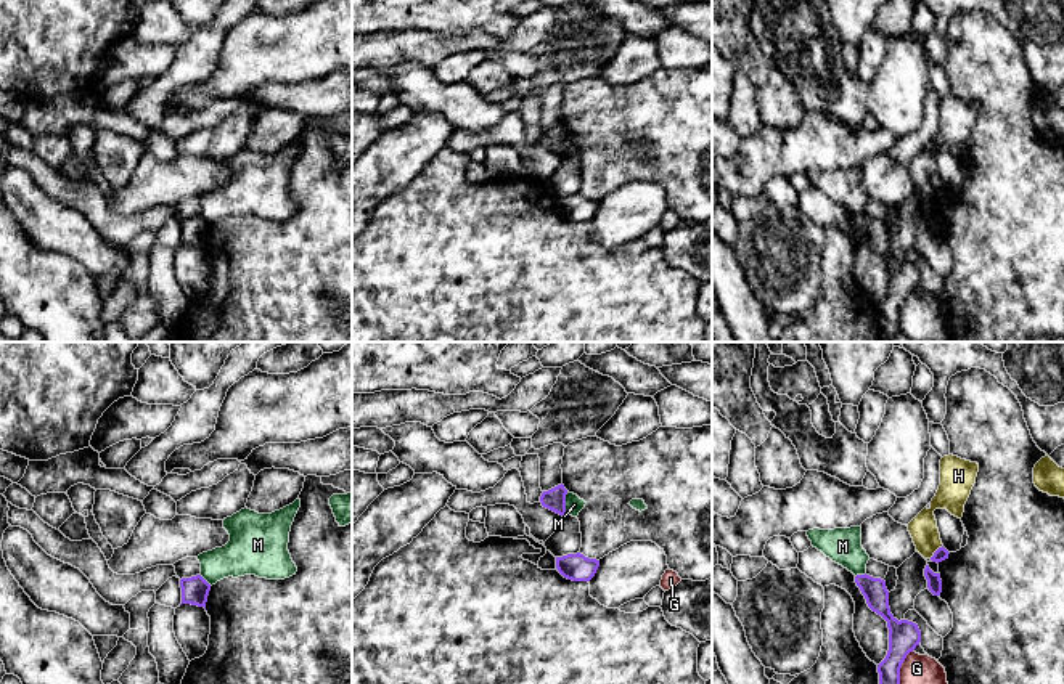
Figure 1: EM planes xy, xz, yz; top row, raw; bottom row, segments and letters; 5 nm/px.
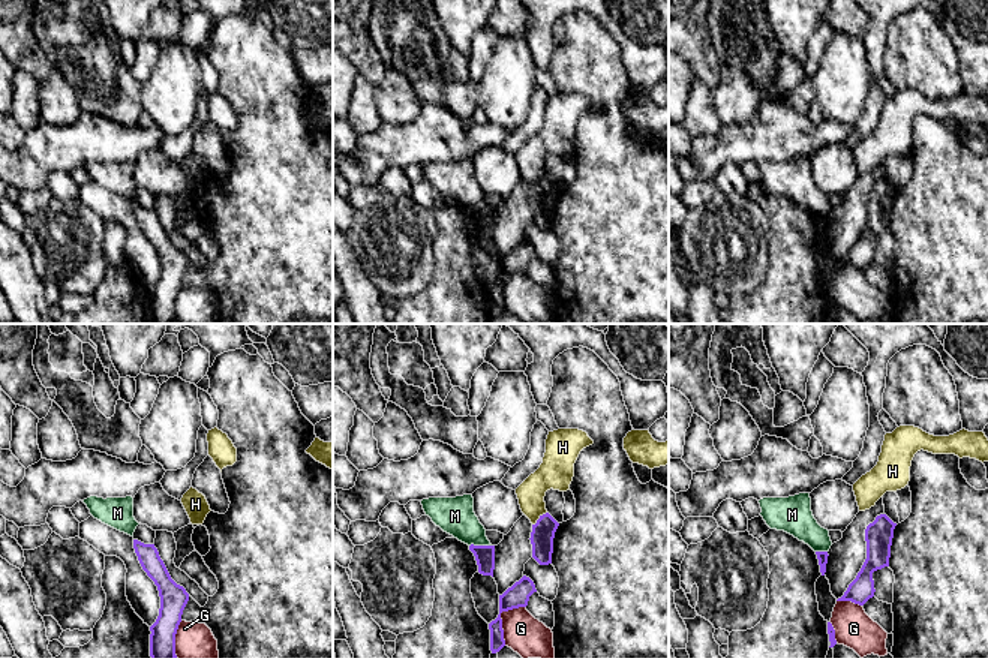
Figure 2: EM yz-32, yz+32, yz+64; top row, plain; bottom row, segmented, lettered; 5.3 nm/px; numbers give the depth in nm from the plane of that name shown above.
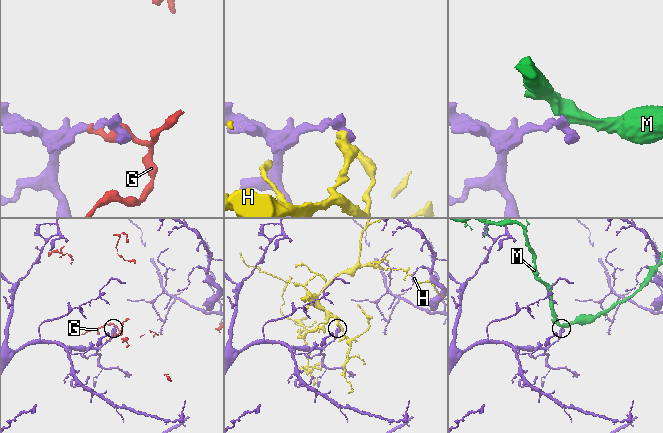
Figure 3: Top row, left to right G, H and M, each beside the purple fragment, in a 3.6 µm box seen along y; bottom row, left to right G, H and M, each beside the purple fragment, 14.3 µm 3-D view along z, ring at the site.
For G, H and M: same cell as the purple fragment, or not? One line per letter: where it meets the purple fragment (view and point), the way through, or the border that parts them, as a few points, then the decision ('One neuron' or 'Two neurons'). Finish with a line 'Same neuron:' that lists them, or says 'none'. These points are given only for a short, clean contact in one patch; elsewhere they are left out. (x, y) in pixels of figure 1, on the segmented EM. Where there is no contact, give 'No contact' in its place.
G: Touches purple at yz (900, 667). Two neurons
H: Touches purple at yz (936, 551). Two neurons
M: Touches purple at xz (564, 503). Boundary: xz (568, 492), (564, 512). Two neurons
Same neuron: none

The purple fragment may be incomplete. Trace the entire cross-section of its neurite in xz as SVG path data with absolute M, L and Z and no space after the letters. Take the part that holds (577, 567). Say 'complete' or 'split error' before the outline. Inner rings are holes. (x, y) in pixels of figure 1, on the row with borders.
complete; M567 554L556 557L558 572L572 581L590 581L600 567L600 560L588 559L583 554Z

